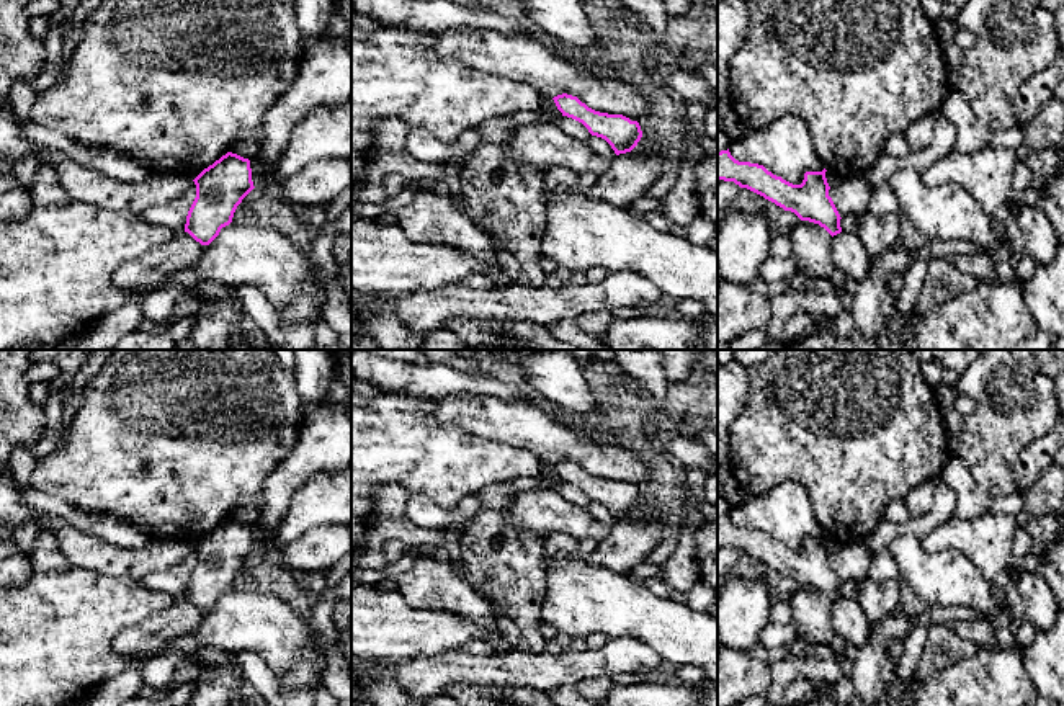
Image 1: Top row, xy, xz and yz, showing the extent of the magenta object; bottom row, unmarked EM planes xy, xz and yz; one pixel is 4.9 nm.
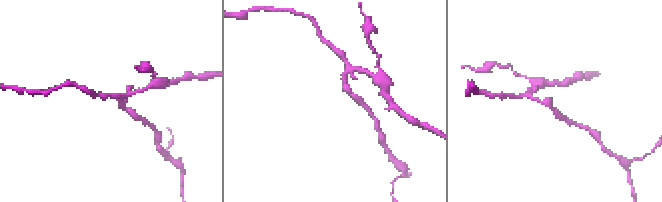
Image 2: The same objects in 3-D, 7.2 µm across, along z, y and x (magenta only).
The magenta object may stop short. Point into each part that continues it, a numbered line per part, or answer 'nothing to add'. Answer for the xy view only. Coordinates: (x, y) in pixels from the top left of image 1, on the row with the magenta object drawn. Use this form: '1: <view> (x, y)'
nothing to add

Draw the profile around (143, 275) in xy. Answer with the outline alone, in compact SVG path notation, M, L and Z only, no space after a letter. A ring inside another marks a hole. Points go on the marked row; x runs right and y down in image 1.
M175 232L175 237L124 263L113 276L114 286L131 293L131 297L147 296L162 288L162 283L191 265L201 257L203 245L188 232Z

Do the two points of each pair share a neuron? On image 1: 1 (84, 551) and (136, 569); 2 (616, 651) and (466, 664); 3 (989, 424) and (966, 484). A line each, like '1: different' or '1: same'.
1: same
2: same
3: different

